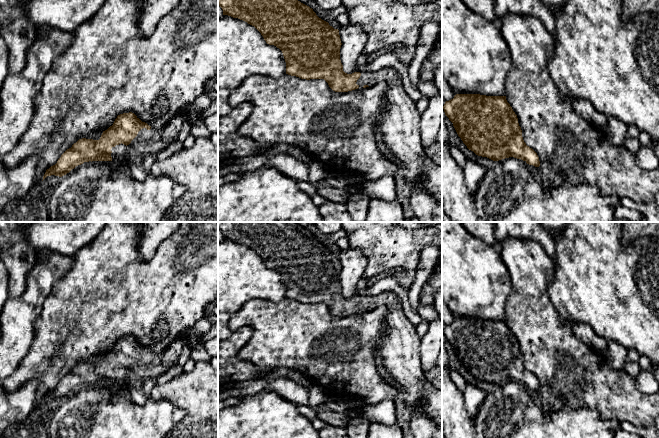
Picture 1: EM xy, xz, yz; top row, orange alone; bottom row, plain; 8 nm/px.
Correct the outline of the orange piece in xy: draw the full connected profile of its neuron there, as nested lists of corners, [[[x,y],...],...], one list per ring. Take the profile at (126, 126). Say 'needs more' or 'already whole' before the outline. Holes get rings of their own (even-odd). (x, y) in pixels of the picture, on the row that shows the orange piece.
needs more | [[[132,112],[120,114],[115,119],[113,125],[103,131],[99,140],[82,138],[74,143],[71,148],[67,149],[61,155],[55,165],[46,170],[43,180],[51,175],[62,177],[76,166],[87,164],[92,161],[112,161],[113,163],[121,163],[127,167],[127,159],[129,157],[128,145],[135,148],[141,154],[155,155],[174,141],[178,140],[183,121],[182,116],[176,114],[163,129],[156,130],[147,123],[142,122]]]

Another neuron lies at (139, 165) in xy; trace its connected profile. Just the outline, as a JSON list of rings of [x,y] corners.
[[[127,145],[127,147],[129,151],[127,169],[130,175],[140,182],[145,181],[150,174],[153,164],[157,161],[156,156],[153,154],[141,154],[130,145]]]

